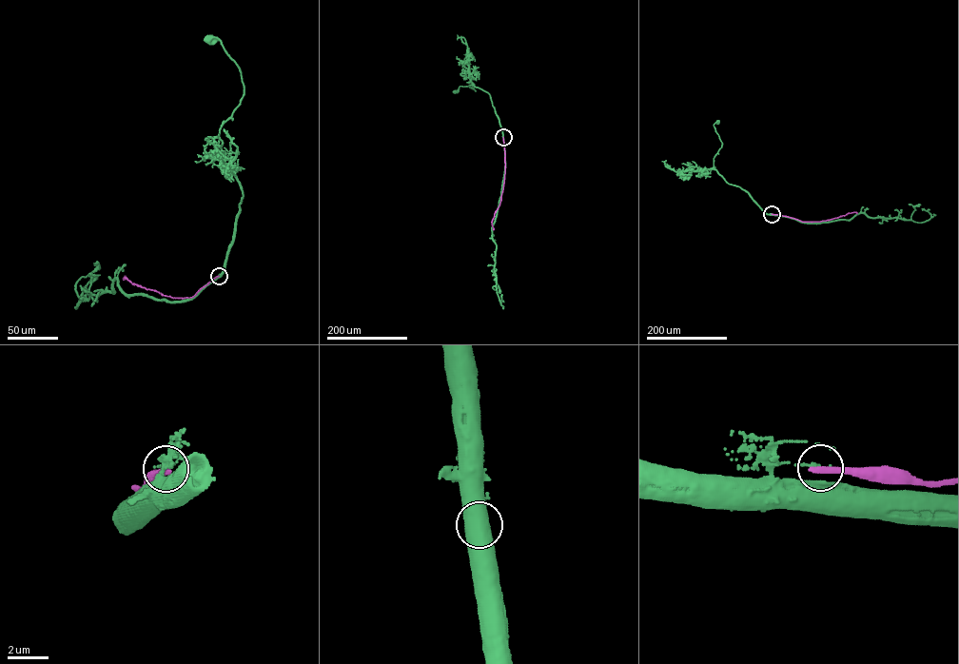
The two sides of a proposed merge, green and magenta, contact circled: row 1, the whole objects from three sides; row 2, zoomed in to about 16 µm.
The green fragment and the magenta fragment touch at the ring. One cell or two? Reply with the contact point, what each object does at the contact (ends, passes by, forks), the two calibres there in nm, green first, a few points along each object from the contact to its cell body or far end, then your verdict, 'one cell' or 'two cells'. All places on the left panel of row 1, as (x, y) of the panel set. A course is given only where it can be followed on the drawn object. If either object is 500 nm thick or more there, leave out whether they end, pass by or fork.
at (219, 276); green ends there; magenta ends there; 90 nm thick on the green side, 340 nm on the other; green runs (218, 276), (244, 196), (218, 151), (219, 130), (239, 104), (244, 88), (238, 66), (220, 40), (208, 38); magenta runs (218, 276), (192, 297), (182, 298), (162, 295), (132, 283), (125, 276), (124, 280); two cells

